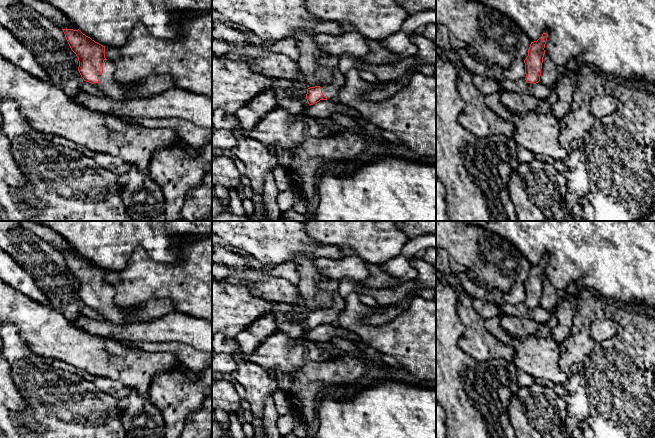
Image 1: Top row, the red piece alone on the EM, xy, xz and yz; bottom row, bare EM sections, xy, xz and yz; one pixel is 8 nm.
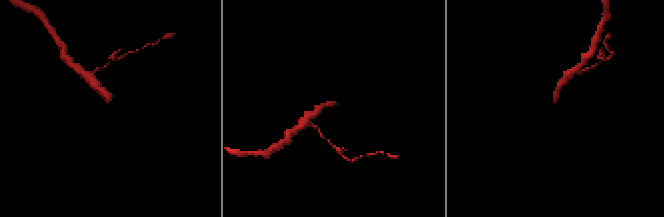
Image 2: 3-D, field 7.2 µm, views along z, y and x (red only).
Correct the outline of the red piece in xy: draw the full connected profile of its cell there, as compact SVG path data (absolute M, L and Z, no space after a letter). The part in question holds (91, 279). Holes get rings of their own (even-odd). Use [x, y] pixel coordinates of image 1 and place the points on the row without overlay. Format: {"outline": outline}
{"outline": "M62 253L71 274L76 278L79 285L78 295L84 305L96 309L102 319L114 323L123 324L128 322L126 317L130 314L130 309L121 309L114 302L114 290L105 282L105 270L95 266L90 261L83 258L79 253Z"}

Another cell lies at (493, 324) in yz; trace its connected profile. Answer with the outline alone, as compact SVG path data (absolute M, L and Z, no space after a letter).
M501 315L484 319L488 331L500 342L514 349L512 363L535 378L565 384L567 376L559 365L560 345L551 335L512 337L501 325Z

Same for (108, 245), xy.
M32 221L45 225L62 235L86 260L109 271L121 271L136 247L143 247L157 262L175 263L171 250L174 237L212 235L212 221Z

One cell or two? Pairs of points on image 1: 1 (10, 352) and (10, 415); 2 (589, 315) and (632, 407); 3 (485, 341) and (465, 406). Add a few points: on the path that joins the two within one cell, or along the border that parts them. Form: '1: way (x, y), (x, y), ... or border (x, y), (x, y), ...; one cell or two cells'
1: border (10, 363), (12, 365), (13, 383), (16, 387); two cells
2: way (584, 338), (604, 358), (604, 363), (625, 384); one cell
3: border (459, 348), (482, 366); two cells

